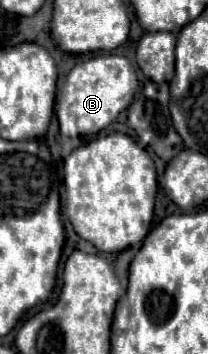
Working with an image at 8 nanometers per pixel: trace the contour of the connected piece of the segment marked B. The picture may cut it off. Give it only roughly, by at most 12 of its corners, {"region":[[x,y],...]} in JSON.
{"region":[[122,55],[78,63],[56,101],[64,135],[94,135],[138,77]]}

